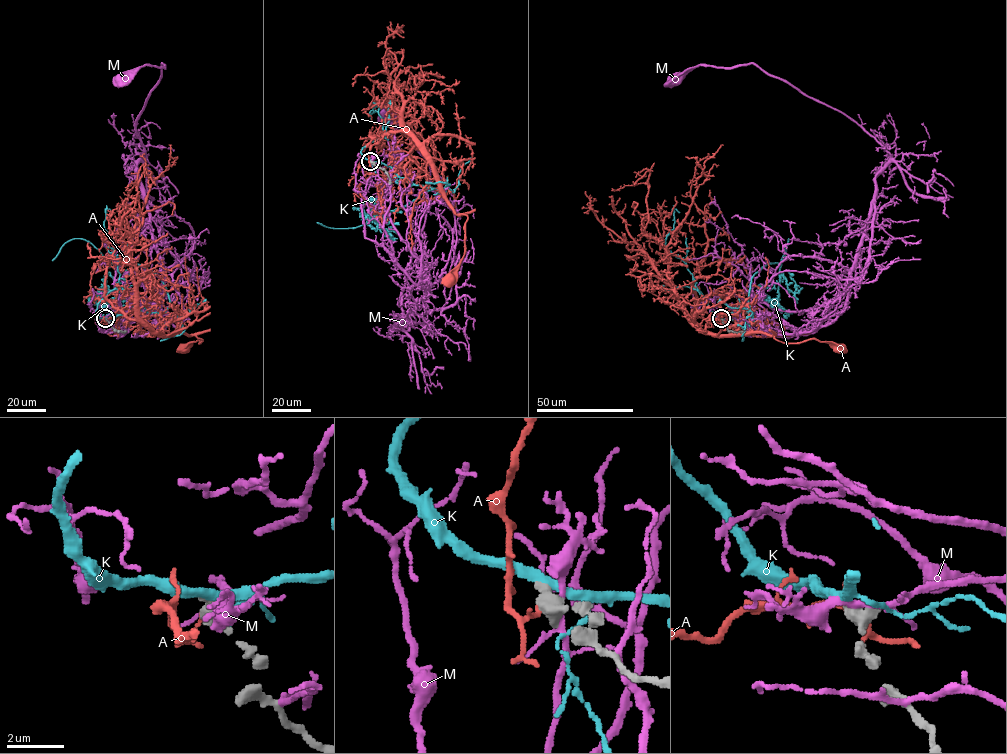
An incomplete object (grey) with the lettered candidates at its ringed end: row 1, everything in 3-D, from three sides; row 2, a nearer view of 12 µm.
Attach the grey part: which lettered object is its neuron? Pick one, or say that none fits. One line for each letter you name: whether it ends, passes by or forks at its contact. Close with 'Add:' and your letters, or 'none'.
Add: none

